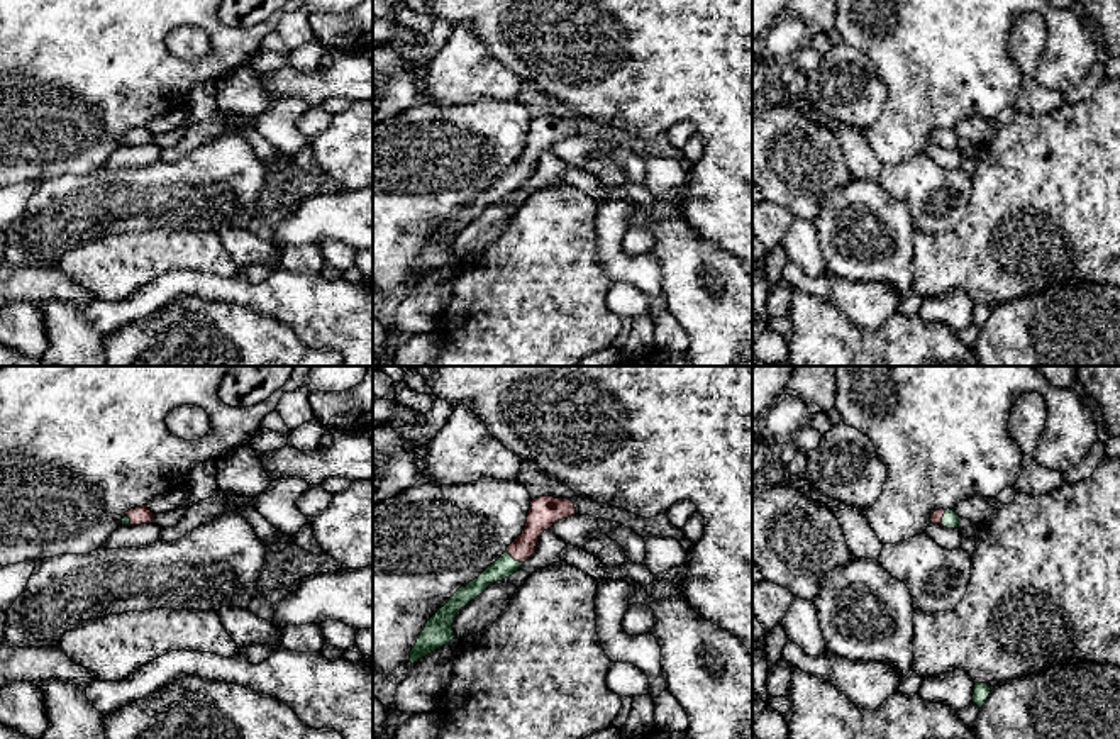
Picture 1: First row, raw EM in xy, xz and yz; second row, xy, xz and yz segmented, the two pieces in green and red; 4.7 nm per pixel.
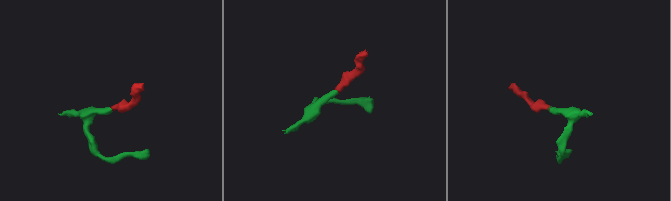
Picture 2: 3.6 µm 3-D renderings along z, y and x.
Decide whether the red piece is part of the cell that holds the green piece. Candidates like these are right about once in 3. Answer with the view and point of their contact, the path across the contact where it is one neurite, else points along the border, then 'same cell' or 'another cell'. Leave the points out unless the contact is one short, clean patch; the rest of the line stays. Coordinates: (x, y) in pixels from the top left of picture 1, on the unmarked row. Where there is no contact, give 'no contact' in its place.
contact xz (512, 178); way xz (505, 185), (512, 178), (526, 165), (543, 136); same cell

